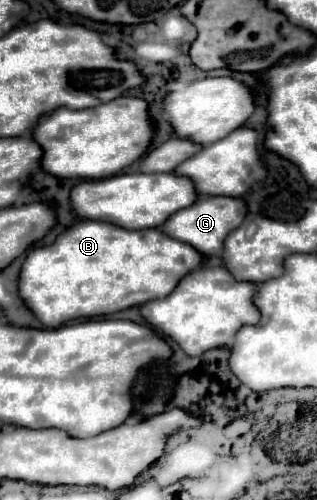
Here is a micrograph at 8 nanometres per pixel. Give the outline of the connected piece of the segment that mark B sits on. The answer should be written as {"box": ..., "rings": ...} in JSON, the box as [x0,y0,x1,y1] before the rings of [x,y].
{"box":[20,219,202,327],"rings":[[[86,219],[72,225],[52,245],[34,247],[28,253],[20,273],[20,295],[46,327],[60,327],[78,317],[112,315],[128,307],[144,305],[146,301],[166,297],[166,293],[172,293],[174,285],[178,285],[182,277],[202,265],[202,255],[192,245],[174,241],[170,235],[162,233],[162,229],[124,229],[106,221]]]}

